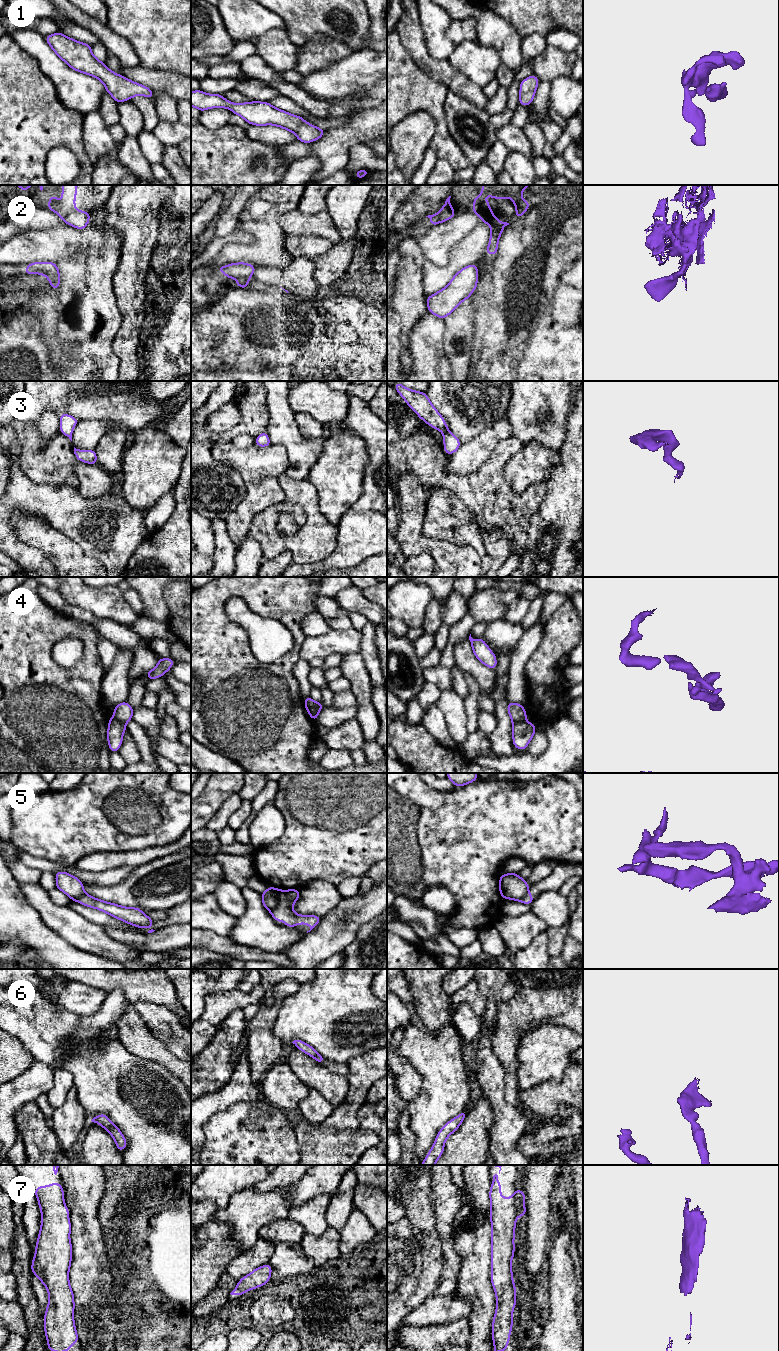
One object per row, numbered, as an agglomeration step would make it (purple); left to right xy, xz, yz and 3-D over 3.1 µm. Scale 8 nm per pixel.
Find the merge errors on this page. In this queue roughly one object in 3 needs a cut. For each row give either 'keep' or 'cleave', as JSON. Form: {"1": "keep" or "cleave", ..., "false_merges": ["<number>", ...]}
{"1": "keep", "2": "cleave", "3": "keep", "4": "cleave", "5": "cleave", "6": "keep", "7": "keep", "false_merges": ["2", "4", "5"]}

